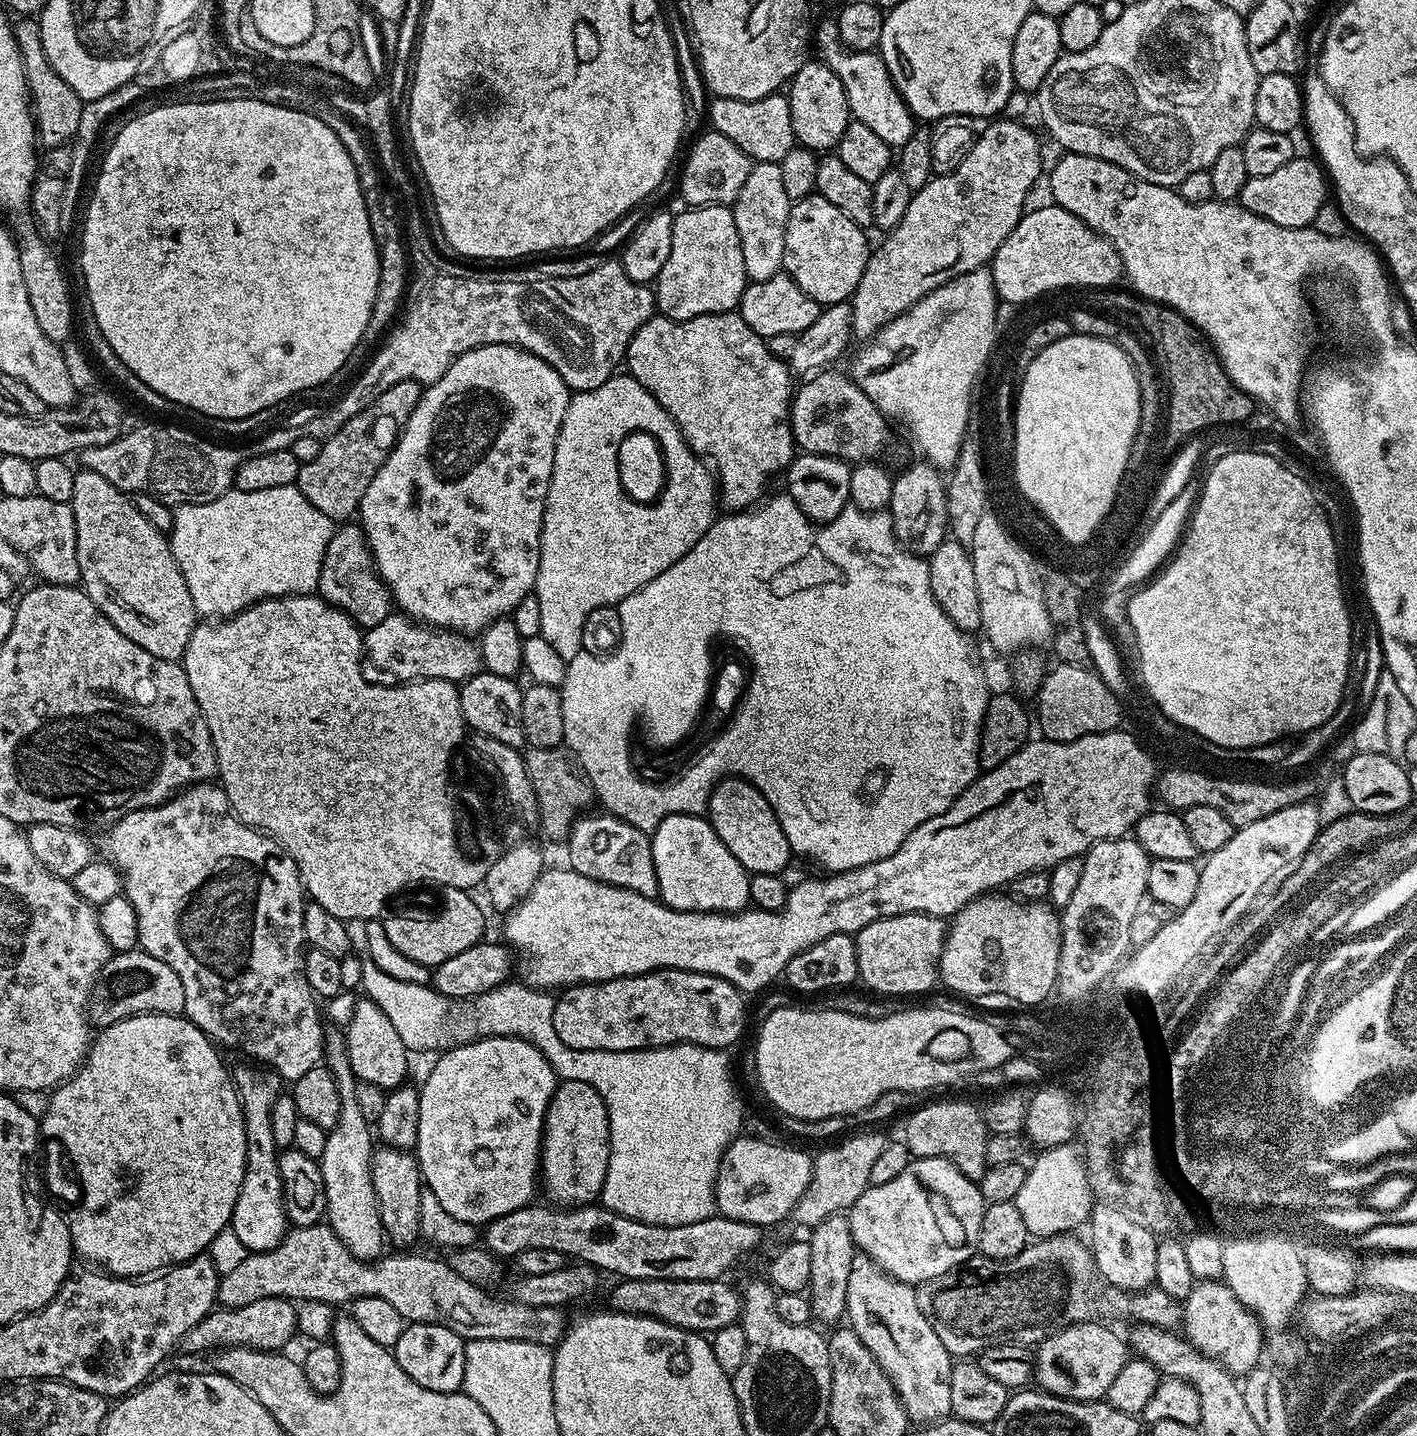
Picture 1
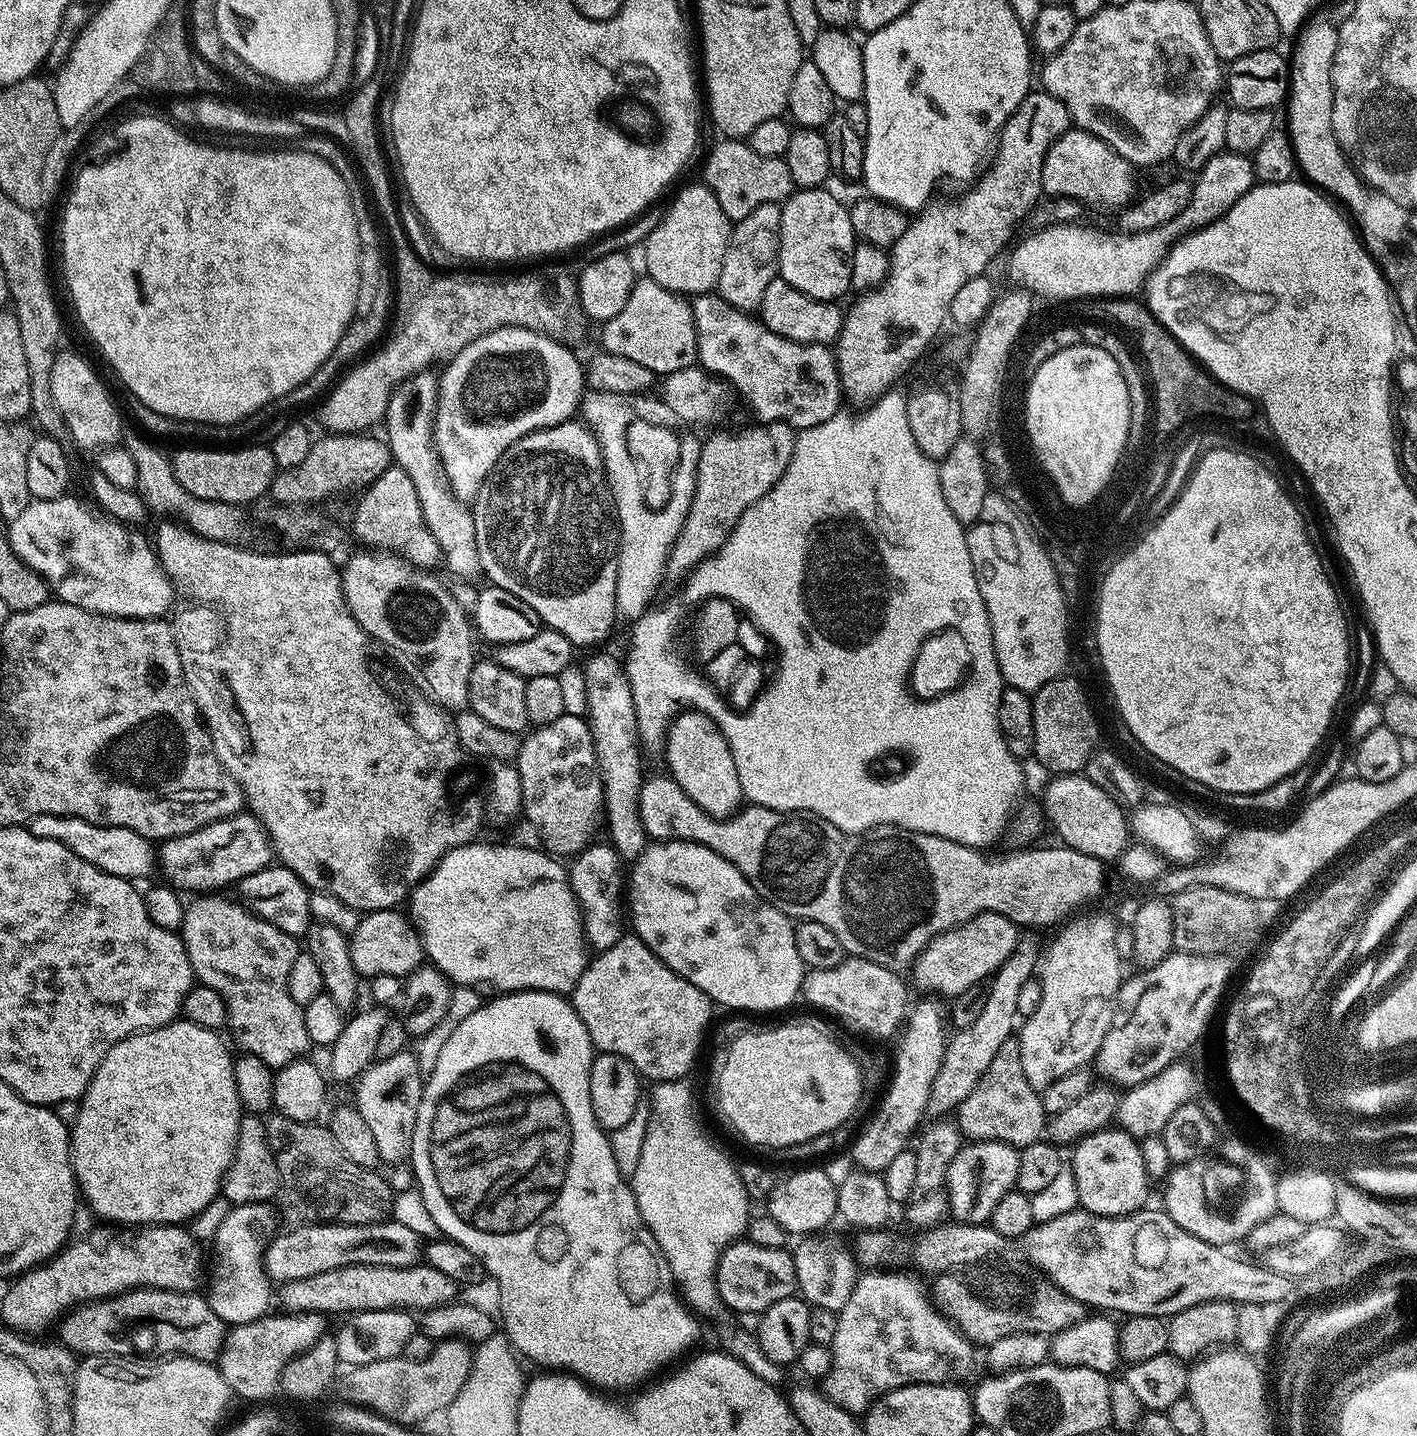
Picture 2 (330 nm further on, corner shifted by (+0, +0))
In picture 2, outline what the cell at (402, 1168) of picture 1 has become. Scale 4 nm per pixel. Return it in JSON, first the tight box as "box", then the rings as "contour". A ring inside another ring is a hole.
{"box":[354,1050,425,1166],"contour":[[[405,1050],[390,1054],[385,1060],[377,1059],[355,1081],[354,1106],[362,1114],[366,1126],[370,1126],[370,1134],[374,1134],[378,1154],[385,1165],[395,1166],[409,1159],[425,1079],[420,1073],[420,1060],[415,1051]]]}

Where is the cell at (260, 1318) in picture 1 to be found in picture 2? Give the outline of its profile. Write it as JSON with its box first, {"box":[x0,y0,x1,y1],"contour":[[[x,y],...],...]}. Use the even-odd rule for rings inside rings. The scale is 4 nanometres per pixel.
{"box":[283,1262,458,1314],"contour":[[[423,1262],[411,1264],[405,1268],[391,1268],[390,1266],[342,1266],[338,1270],[326,1270],[326,1274],[314,1274],[314,1278],[298,1278],[294,1282],[283,1285],[284,1302],[288,1312],[369,1312],[370,1310],[390,1310],[398,1308],[411,1310],[416,1314],[423,1314],[431,1308],[444,1307],[457,1299],[458,1286],[446,1274],[434,1270]]]}

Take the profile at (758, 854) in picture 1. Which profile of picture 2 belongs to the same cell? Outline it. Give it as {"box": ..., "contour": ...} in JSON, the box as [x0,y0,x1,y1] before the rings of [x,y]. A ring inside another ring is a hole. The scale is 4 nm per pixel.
{"box":[662,710,742,818],"contour":[[[684,710],[673,716],[662,748],[664,748],[665,758],[668,759],[667,771],[672,779],[678,782],[678,786],[682,786],[682,790],[686,790],[690,798],[694,798],[694,802],[698,802],[698,806],[702,806],[706,814],[723,818],[731,816],[741,807],[742,793],[734,770],[734,754],[730,754],[730,746],[722,730],[704,712]]]}

